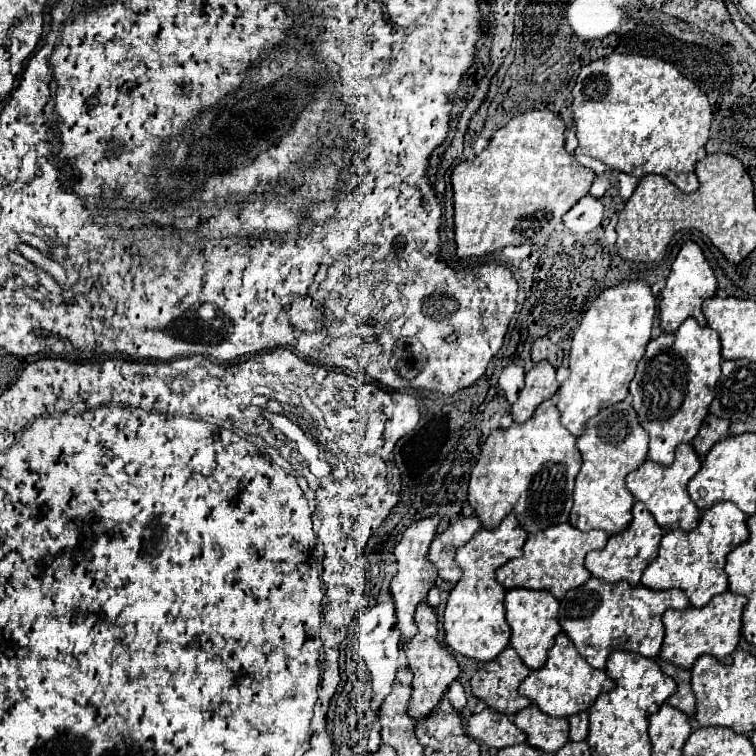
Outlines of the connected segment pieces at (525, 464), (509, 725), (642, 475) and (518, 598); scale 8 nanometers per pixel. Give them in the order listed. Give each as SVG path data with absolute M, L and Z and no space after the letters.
M546 401L526 423L492 431L472 469L468 503L482 521L482 529L494 529L506 515L514 513L526 533L538 533L568 521L578 471L576 439L562 427L556 405Z
M484 709L478 715L472 715L468 721L468 735L486 743L488 747L510 747L526 741L524 731L520 731L508 715L494 709Z
M682 443L676 447L676 459L670 467L658 465L654 461L646 461L638 471L632 471L626 477L626 487L636 497L636 501L642 501L648 507L648 511L654 515L656 523L664 531L672 531L672 529L692 531L692 527L696 527L700 521L700 511L698 511L698 507L694 507L694 503L688 495L688 481L698 471L700 471L700 457L692 449L692 445Z
M510 589L506 591L506 619L512 627L510 645L518 653L518 657L530 669L542 669L548 659L548 649L554 645L554 637L562 631L558 623L558 599L554 599L546 591L530 591L530 589Z

